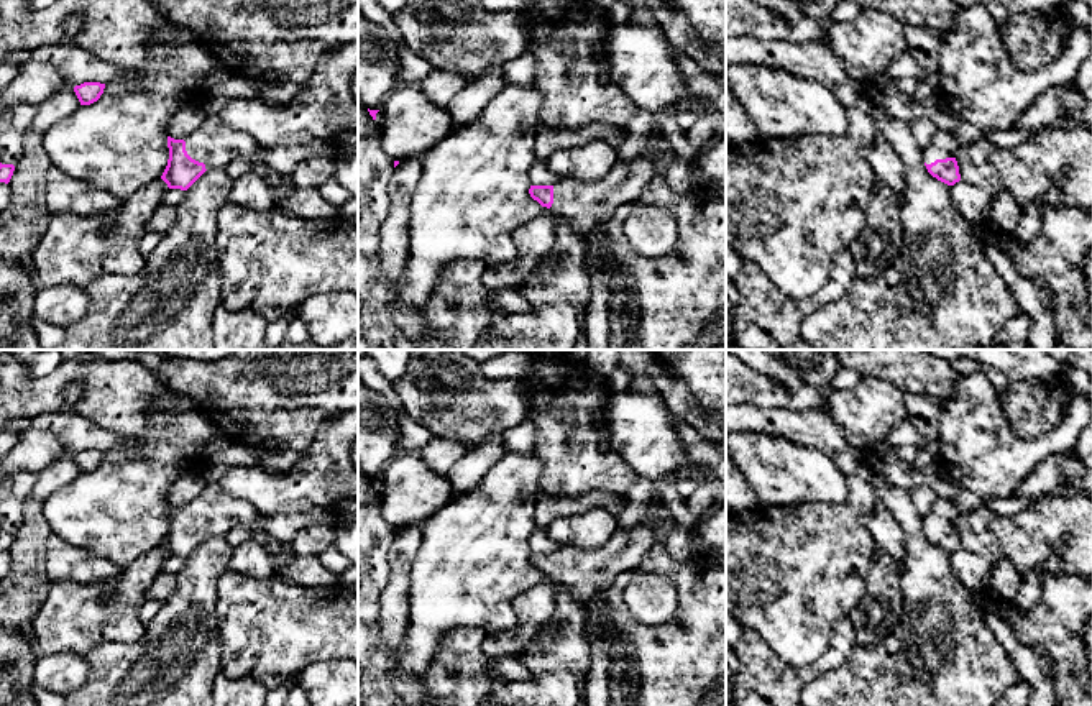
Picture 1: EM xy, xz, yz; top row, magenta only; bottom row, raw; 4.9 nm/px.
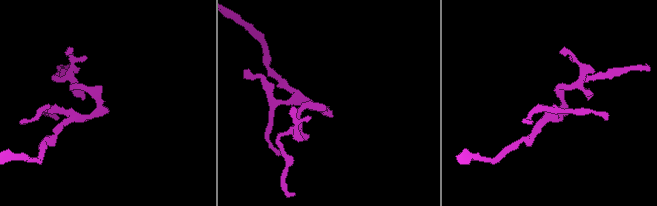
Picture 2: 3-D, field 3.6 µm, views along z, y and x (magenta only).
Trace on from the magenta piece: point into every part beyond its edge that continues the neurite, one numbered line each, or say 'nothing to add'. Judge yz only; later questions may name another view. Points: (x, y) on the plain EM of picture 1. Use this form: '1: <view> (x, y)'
1: yz (943, 513)

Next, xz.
1: xz (588, 573)

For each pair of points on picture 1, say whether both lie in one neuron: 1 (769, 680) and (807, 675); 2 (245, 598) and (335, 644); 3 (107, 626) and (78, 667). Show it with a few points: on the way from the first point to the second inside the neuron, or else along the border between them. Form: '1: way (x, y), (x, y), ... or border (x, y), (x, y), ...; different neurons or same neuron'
1: way (779, 682), (797, 677); same neuron
2: way (268, 613), (281, 626), (312, 626); same neuron
3: border (84, 654), (51, 652), (45, 655); different neurons

